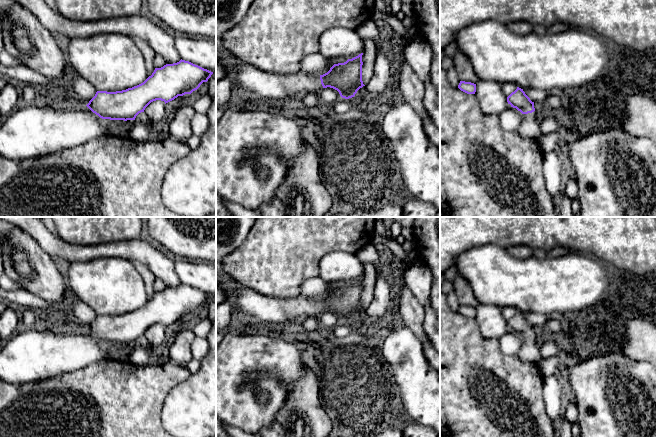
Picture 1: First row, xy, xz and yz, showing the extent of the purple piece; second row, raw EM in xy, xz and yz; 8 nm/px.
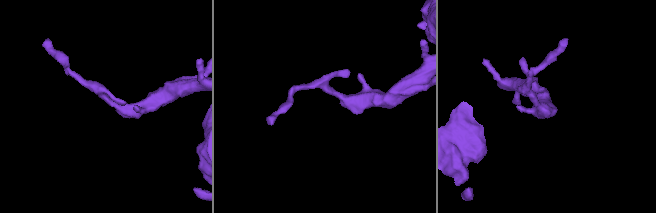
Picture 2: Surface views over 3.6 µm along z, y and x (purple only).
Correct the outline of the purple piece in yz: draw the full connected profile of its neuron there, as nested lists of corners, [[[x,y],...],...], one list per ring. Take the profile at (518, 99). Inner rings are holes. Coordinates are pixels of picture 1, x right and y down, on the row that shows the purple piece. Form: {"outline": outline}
{"outline": [[[519,87],[507,97],[507,102],[523,115],[517,130],[519,135],[524,139],[539,140],[541,116],[535,111],[534,102]]]}

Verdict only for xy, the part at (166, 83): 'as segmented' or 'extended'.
extended

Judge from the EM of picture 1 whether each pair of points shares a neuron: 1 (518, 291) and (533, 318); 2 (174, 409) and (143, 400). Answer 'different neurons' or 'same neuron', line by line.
1: different neurons
2: different neurons

